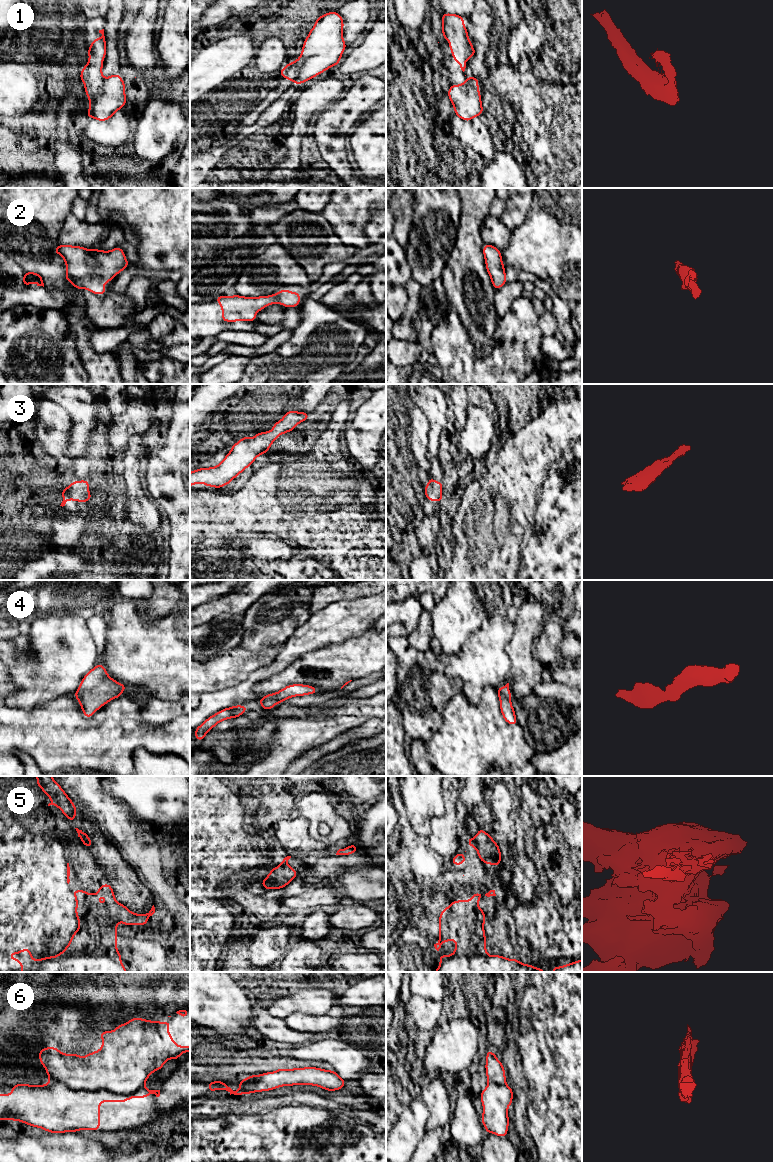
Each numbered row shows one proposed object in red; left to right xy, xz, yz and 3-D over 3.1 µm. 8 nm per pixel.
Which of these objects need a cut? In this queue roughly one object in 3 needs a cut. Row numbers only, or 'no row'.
1, 5, 6

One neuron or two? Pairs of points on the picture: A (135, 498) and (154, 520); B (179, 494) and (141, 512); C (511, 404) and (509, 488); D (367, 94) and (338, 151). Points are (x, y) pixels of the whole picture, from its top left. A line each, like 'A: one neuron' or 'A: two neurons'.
A: one neuron
B: two neurons
C: two neurons
D: one neuron

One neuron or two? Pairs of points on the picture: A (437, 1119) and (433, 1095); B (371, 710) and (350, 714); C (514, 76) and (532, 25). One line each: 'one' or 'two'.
A: one
B: one
C: two

